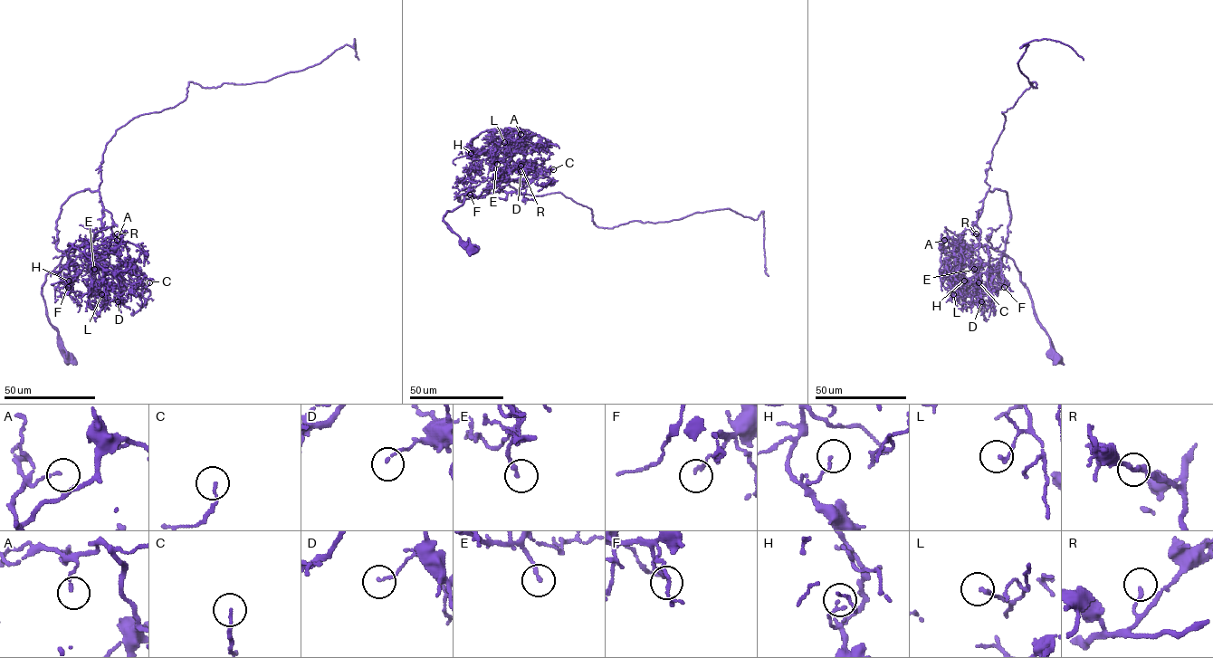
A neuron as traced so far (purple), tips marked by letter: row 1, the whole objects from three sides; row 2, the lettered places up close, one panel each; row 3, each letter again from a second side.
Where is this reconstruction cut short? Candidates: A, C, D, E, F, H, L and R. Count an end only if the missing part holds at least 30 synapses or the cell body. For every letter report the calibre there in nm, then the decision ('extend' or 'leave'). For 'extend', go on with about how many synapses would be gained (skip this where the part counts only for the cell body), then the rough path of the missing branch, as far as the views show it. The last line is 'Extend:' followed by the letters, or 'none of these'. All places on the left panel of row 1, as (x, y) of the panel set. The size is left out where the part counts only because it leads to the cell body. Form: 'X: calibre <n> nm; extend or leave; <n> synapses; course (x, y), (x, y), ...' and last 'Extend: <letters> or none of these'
A: calibre 120 nm; leave
C: calibre 100 nm; leave
D: calibre 120 nm; leave
E: calibre 160 nm; extend; 100 synapses; course (94, 269), (89, 286), (92, 290)
F: calibre 150 nm; leave
H: calibre 140 nm; leave
L: calibre 140 nm; leave
R: calibre 160 nm; leave
Extend: E

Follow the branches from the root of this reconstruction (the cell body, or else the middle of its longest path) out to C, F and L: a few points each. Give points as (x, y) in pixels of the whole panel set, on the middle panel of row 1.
C: (472, 251), (443, 221), (445, 214), (462, 205), (464, 195), (517, 192), (540, 170), (553, 169)
F: (472, 251), (443, 221), (447, 211), (463, 205), (472, 176), (469, 181), (462, 182), (471, 191), (470, 195)
L: (472, 251), (443, 217), (463, 202), (471, 181), (472, 140), (486, 129), (506, 128), (507, 146), (504, 142)

